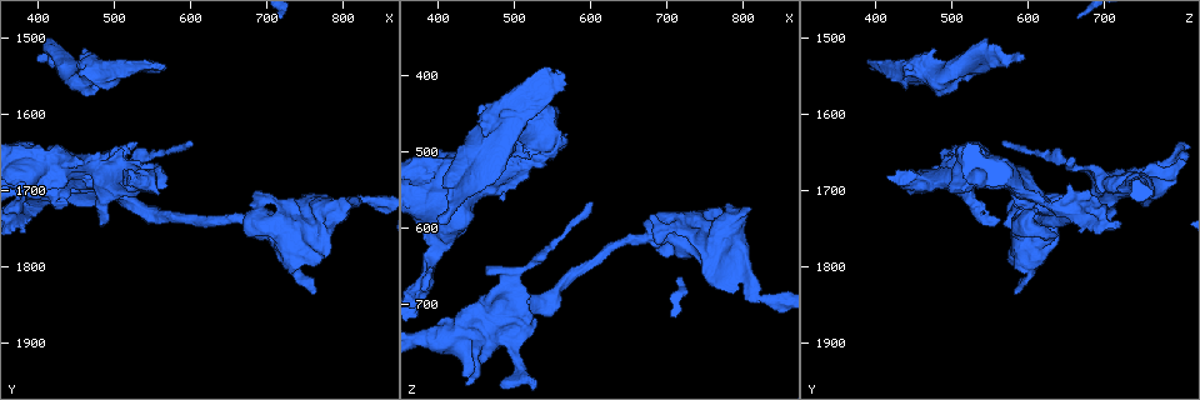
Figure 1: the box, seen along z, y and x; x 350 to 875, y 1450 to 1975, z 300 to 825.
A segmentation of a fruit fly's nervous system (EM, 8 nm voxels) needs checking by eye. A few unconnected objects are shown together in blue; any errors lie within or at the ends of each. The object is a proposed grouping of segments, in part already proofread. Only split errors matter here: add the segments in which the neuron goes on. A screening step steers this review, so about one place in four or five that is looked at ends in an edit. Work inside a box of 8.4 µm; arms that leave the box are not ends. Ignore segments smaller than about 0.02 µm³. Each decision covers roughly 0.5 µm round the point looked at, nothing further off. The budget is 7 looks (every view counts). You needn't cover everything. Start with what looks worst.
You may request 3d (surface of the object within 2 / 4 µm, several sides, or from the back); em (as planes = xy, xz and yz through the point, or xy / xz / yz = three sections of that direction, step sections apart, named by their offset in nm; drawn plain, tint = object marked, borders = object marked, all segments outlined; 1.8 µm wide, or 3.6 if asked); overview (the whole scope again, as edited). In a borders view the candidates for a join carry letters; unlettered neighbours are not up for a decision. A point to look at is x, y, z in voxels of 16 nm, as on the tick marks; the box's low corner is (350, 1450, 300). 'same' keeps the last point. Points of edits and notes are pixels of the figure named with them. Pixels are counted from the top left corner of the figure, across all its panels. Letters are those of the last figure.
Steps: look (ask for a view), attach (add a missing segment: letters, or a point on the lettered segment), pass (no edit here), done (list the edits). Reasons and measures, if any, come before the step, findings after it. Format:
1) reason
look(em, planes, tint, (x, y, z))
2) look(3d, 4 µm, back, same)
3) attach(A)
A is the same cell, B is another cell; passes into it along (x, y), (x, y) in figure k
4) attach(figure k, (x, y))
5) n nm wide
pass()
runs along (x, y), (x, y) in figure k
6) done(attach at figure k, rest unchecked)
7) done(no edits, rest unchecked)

look(em, xy, step 4, tint, (520, 1685, 420))

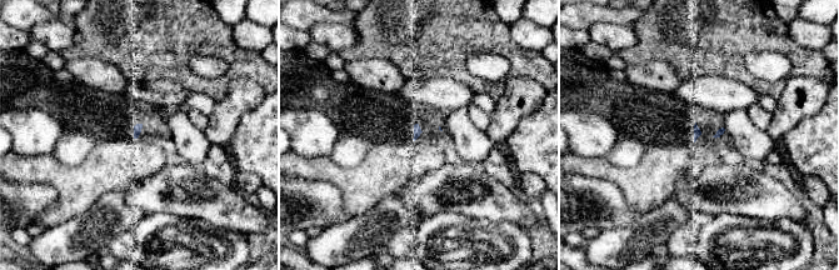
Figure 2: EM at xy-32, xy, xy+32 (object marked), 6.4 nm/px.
cut it another way
look(em, planes, borders, same)

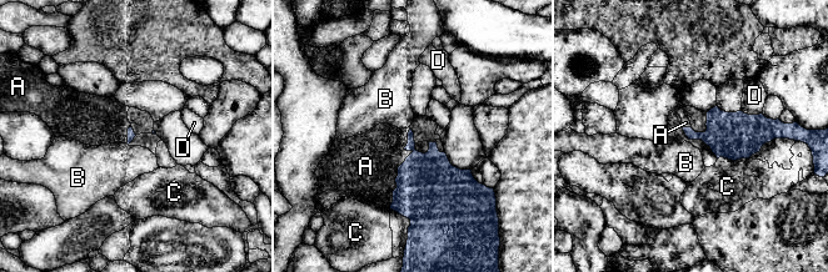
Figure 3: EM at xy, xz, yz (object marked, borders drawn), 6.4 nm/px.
A touches over 550 nm
attach(A)
A is the same cell, B, C and D are other cells; the neuron continues

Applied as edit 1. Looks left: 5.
look(overview)

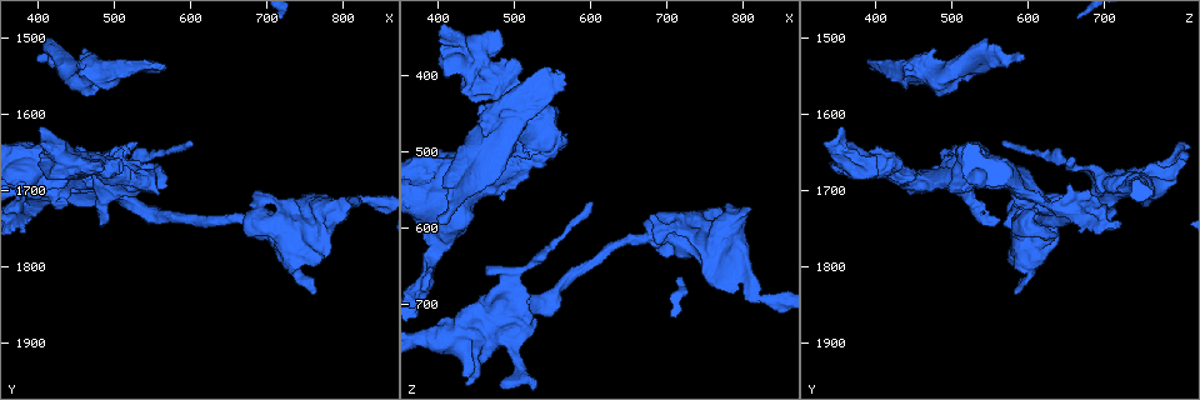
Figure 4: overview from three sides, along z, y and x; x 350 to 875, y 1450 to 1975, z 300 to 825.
branch stops here
look(em, xz, step 8, borders, (600, 1640, 565))

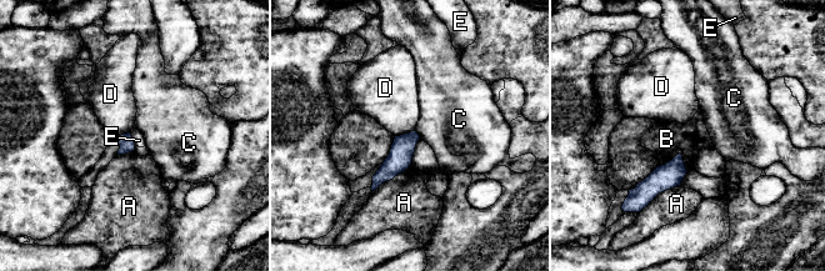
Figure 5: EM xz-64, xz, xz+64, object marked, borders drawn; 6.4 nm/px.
pass()
A, B, C, D and E are other cells; runs along (414, 135), (375, 184) in figure 5; none of them fits

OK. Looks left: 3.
done(attach at figure 3, rest unchecked)

